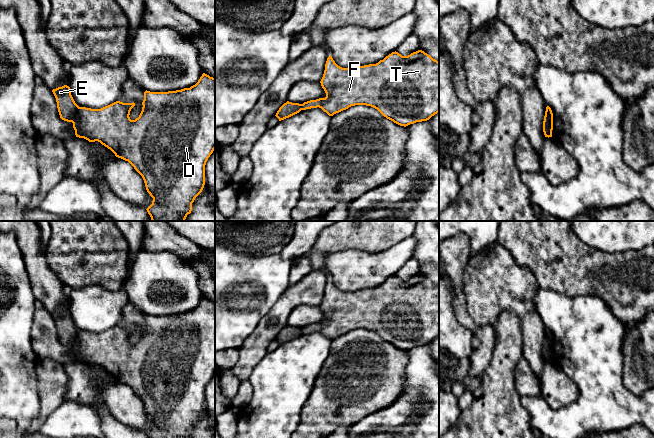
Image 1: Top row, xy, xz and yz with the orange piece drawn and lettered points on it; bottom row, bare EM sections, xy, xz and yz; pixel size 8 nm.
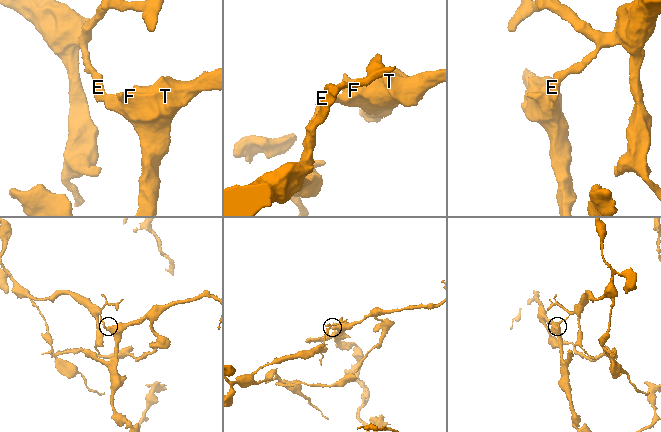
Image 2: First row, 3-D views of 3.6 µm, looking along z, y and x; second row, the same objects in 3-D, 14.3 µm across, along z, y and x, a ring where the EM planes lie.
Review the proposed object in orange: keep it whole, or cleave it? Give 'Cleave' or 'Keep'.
Cleave

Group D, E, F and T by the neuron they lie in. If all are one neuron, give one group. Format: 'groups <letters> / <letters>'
groups D F T / E

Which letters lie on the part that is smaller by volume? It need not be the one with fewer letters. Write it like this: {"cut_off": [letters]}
{"cut_off": ["E"]}

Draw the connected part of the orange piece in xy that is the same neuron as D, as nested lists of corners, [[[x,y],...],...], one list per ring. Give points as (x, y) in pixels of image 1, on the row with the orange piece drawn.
[[[203,73],[198,82],[190,88],[184,88],[176,91],[168,92],[144,92],[144,100],[142,102],[142,111],[138,118],[131,120],[129,115],[135,103],[123,103],[116,101],[101,109],[91,109],[79,107],[73,120],[73,128],[76,137],[84,138],[89,142],[98,141],[108,149],[110,149],[116,157],[128,161],[134,169],[142,176],[146,190],[153,198],[152,204],[146,209],[152,221],[185,221],[188,214],[192,211],[192,203],[195,198],[202,192],[205,185],[205,165],[210,155],[215,150],[215,78]]]

